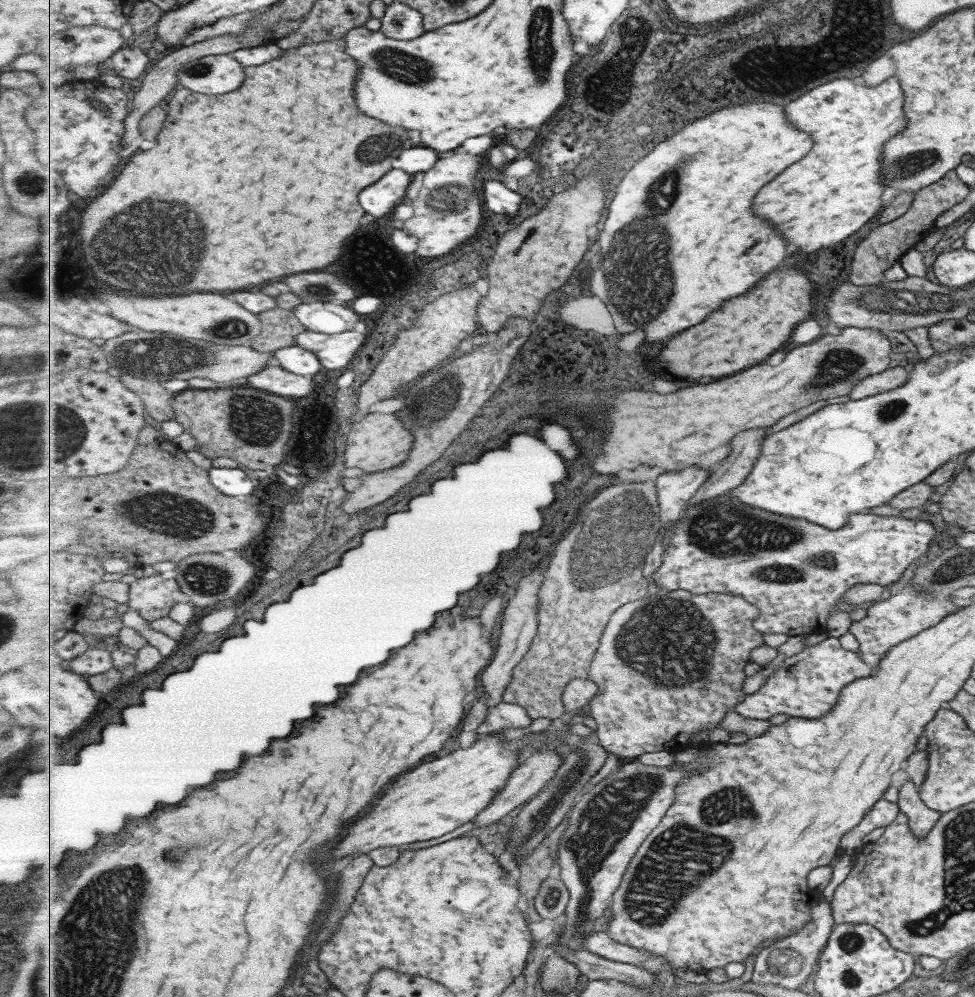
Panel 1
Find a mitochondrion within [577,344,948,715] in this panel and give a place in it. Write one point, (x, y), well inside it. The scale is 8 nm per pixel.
(736, 535)

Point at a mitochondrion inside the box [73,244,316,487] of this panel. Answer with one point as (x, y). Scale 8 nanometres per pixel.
(159, 356)

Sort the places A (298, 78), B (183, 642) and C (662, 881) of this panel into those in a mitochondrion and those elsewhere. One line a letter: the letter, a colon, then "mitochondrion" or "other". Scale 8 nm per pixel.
A: other
B: other
C: mitochondrion

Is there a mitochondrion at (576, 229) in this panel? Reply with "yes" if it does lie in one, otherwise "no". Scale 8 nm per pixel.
no

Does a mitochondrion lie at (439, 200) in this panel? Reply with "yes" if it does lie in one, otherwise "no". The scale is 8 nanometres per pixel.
yes

